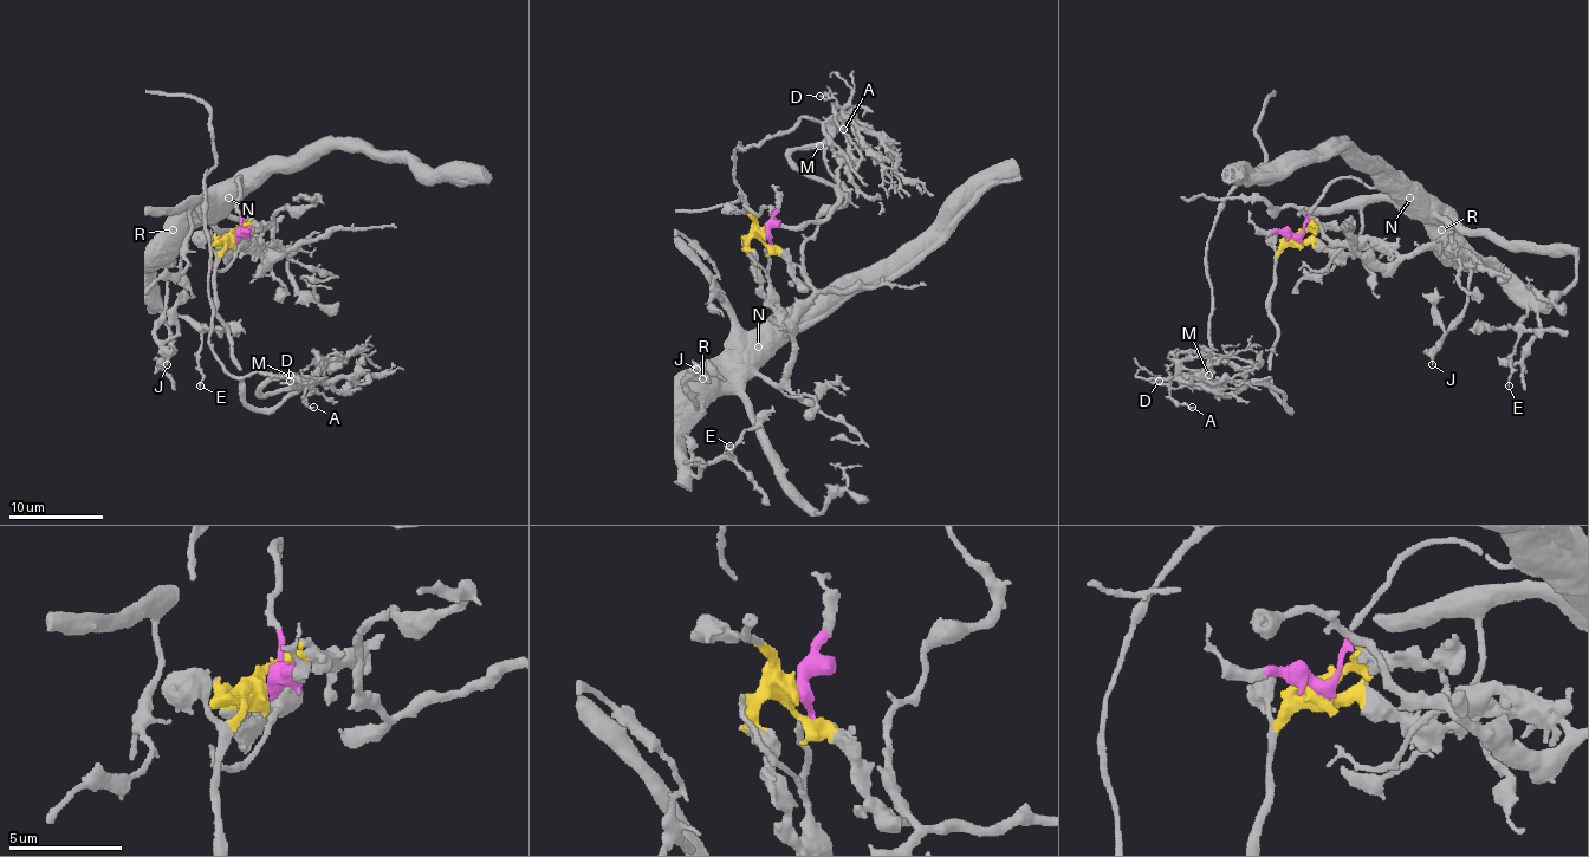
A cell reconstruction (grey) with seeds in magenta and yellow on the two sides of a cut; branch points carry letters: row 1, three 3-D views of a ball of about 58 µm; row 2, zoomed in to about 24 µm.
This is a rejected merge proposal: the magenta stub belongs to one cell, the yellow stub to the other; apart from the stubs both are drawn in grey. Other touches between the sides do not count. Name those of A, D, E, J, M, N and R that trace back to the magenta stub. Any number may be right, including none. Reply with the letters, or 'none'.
E, J, N, R

